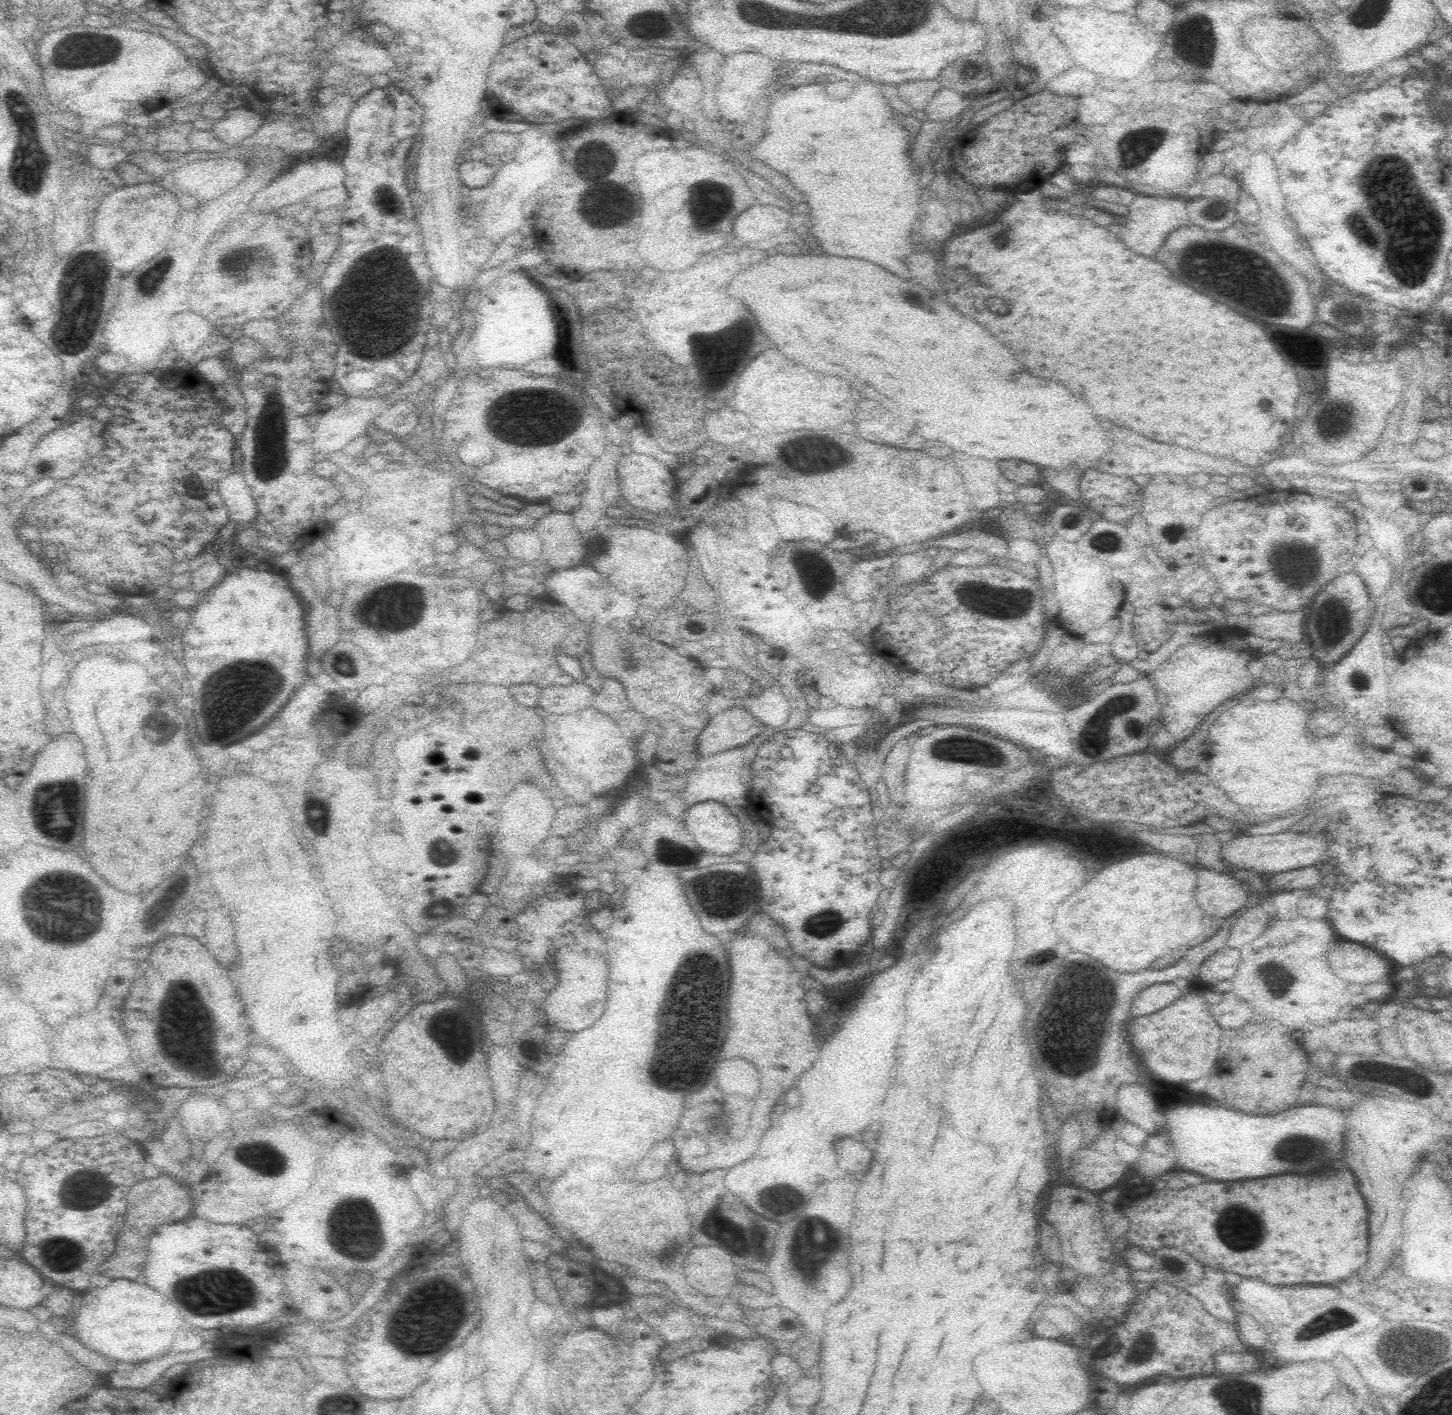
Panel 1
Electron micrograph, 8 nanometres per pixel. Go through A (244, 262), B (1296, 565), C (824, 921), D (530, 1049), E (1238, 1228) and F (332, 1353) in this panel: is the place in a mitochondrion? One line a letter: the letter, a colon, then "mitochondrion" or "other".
A: mitochondrion
B: mitochondrion
C: mitochondrion
D: other
E: mitochondrion
F: other

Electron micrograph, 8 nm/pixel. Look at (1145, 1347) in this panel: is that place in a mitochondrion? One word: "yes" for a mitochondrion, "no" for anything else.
yes

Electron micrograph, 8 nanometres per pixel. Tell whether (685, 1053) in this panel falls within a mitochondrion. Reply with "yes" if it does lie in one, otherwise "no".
yes

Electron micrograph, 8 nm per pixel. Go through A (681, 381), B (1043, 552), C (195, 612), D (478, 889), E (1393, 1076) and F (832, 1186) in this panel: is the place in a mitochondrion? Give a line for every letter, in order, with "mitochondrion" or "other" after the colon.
A: other
B: other
C: other
D: other
E: mitochondrion
F: other

